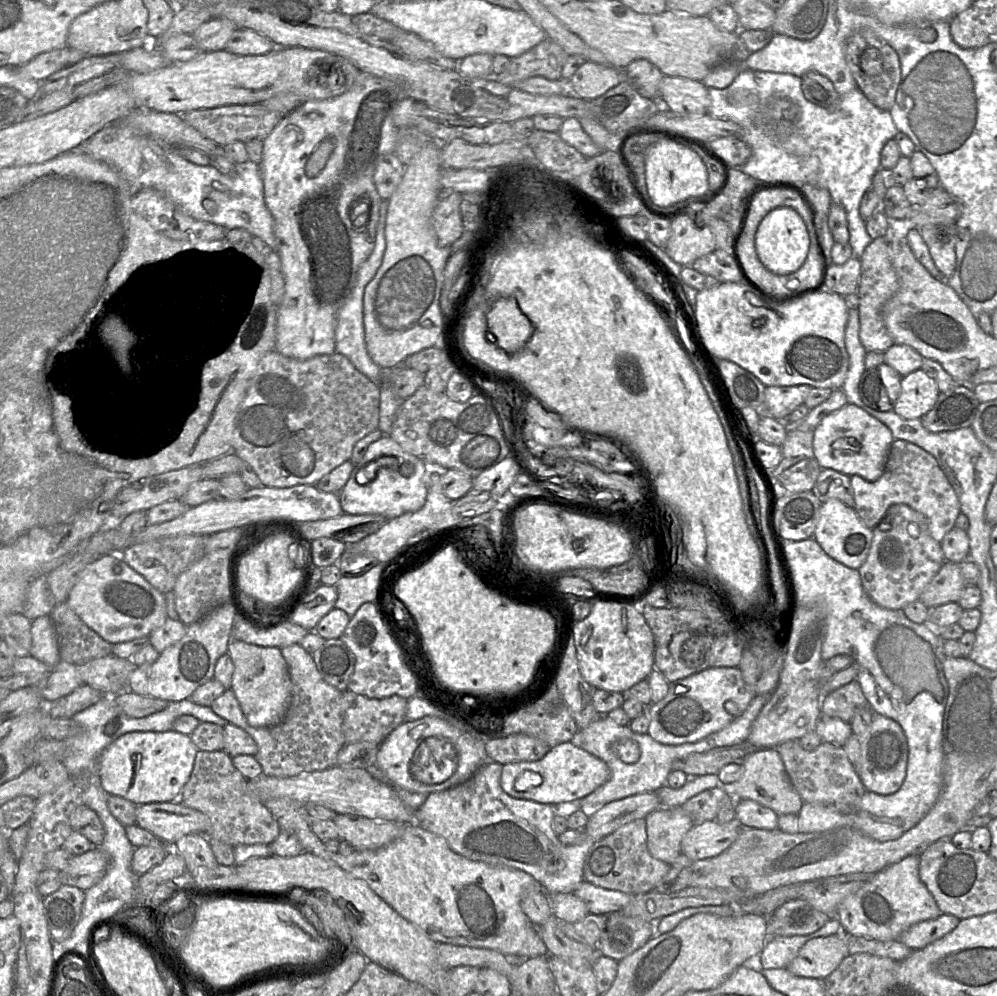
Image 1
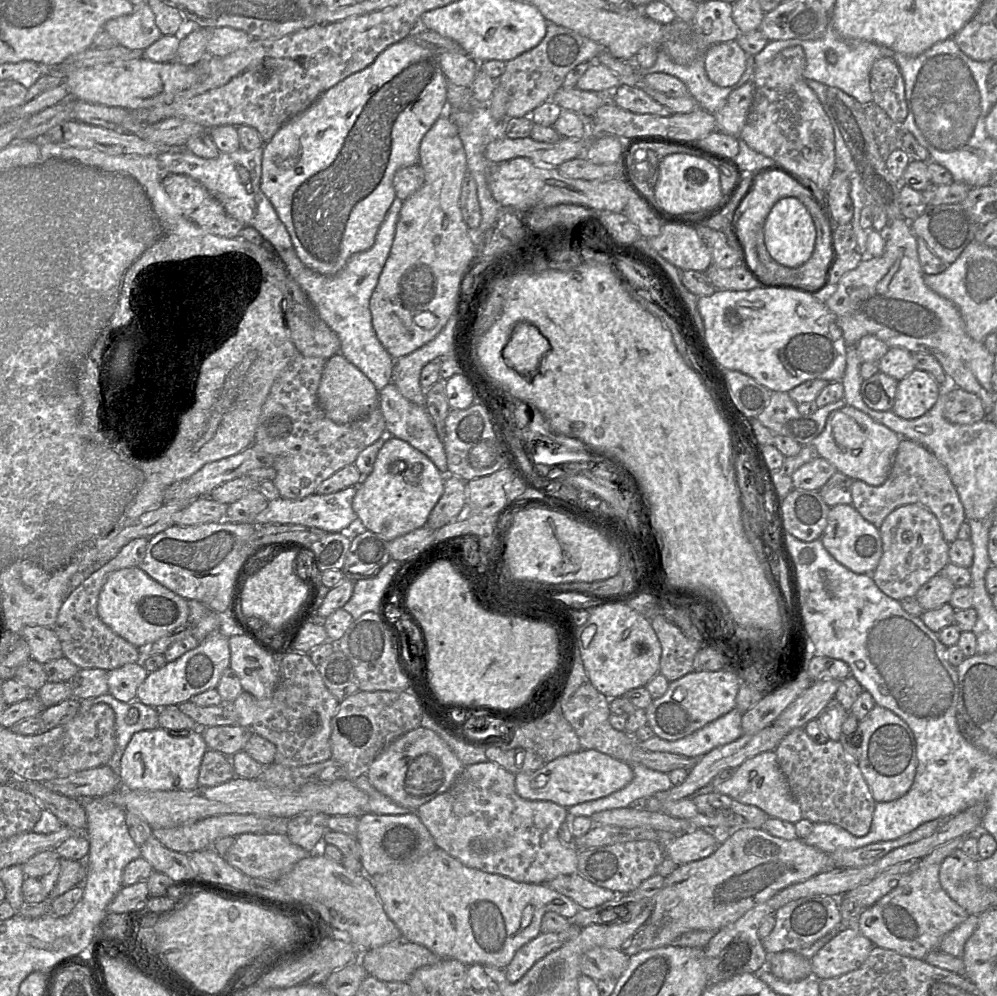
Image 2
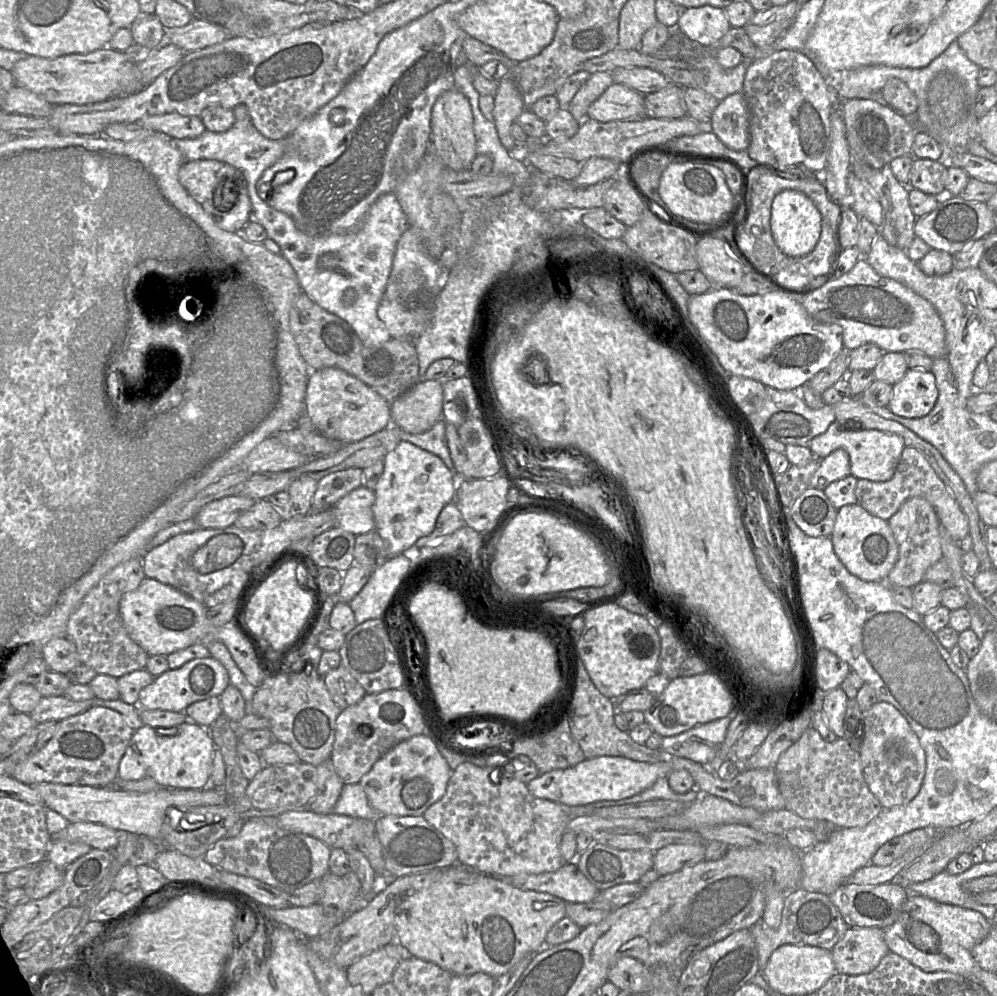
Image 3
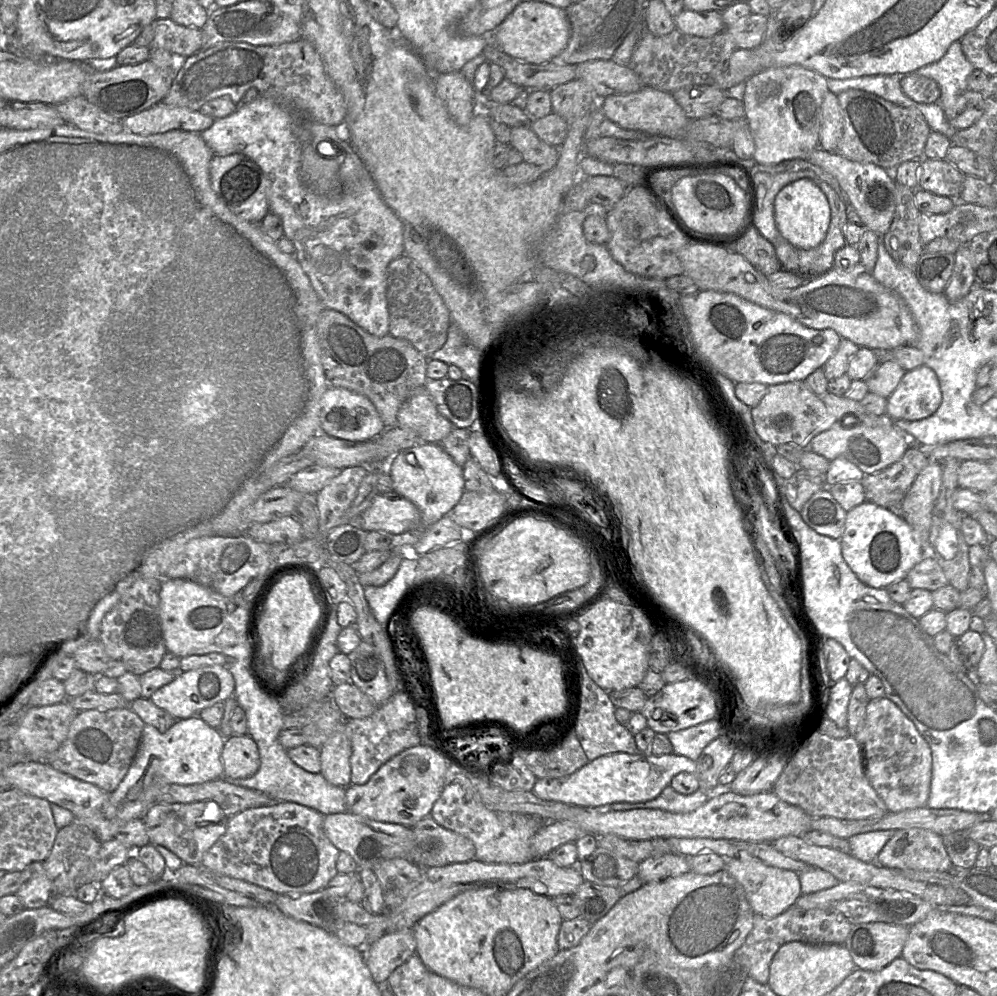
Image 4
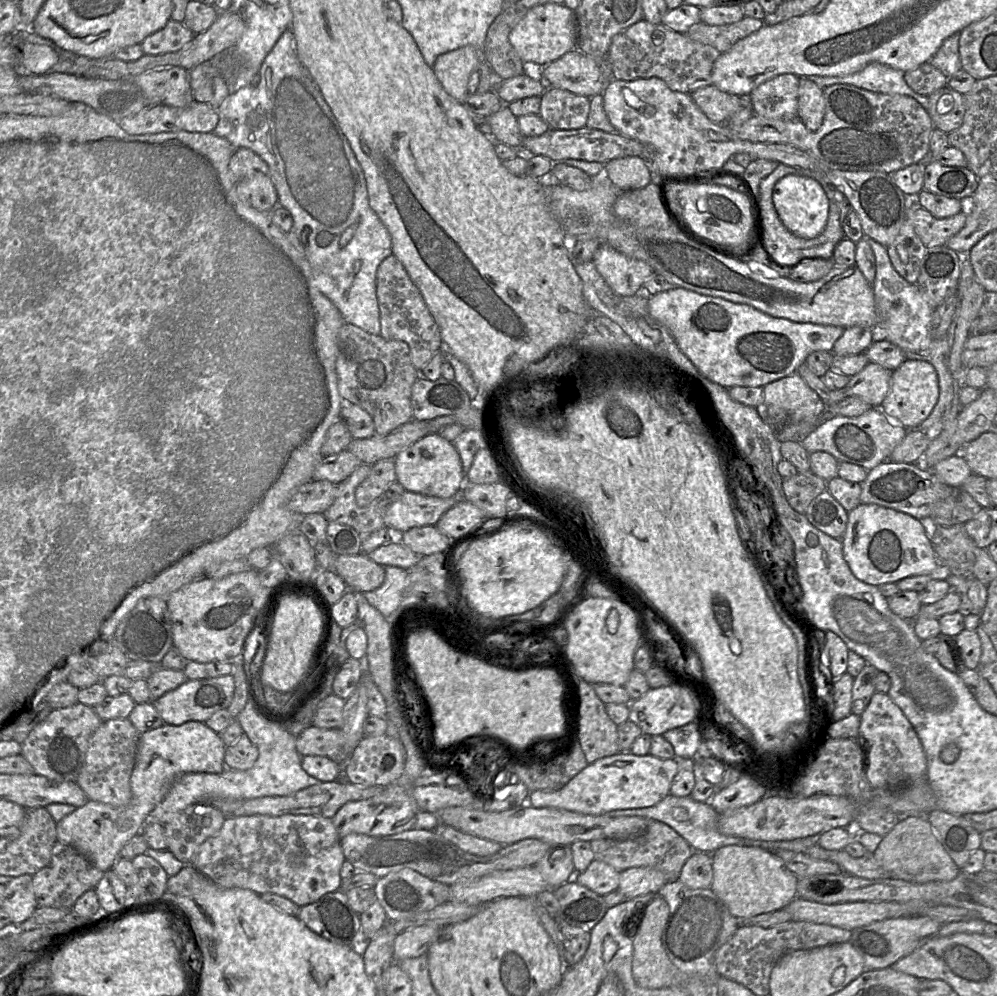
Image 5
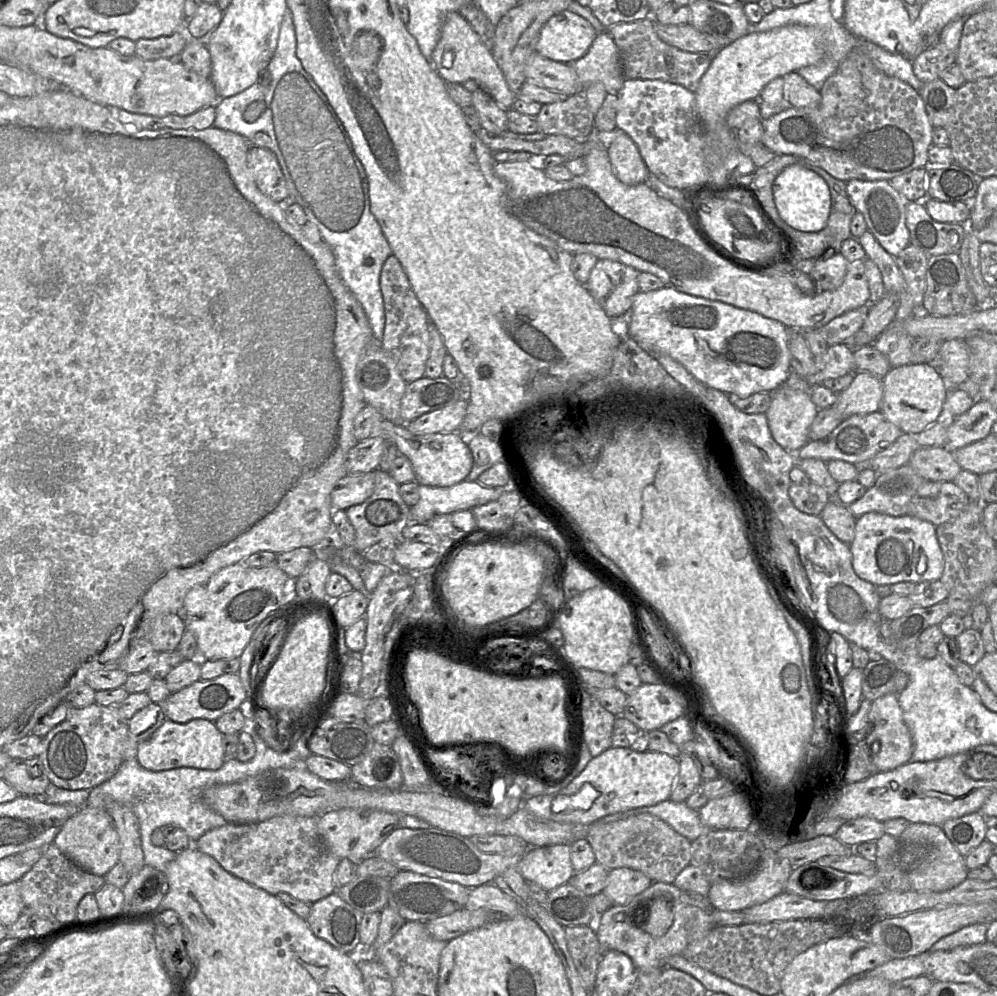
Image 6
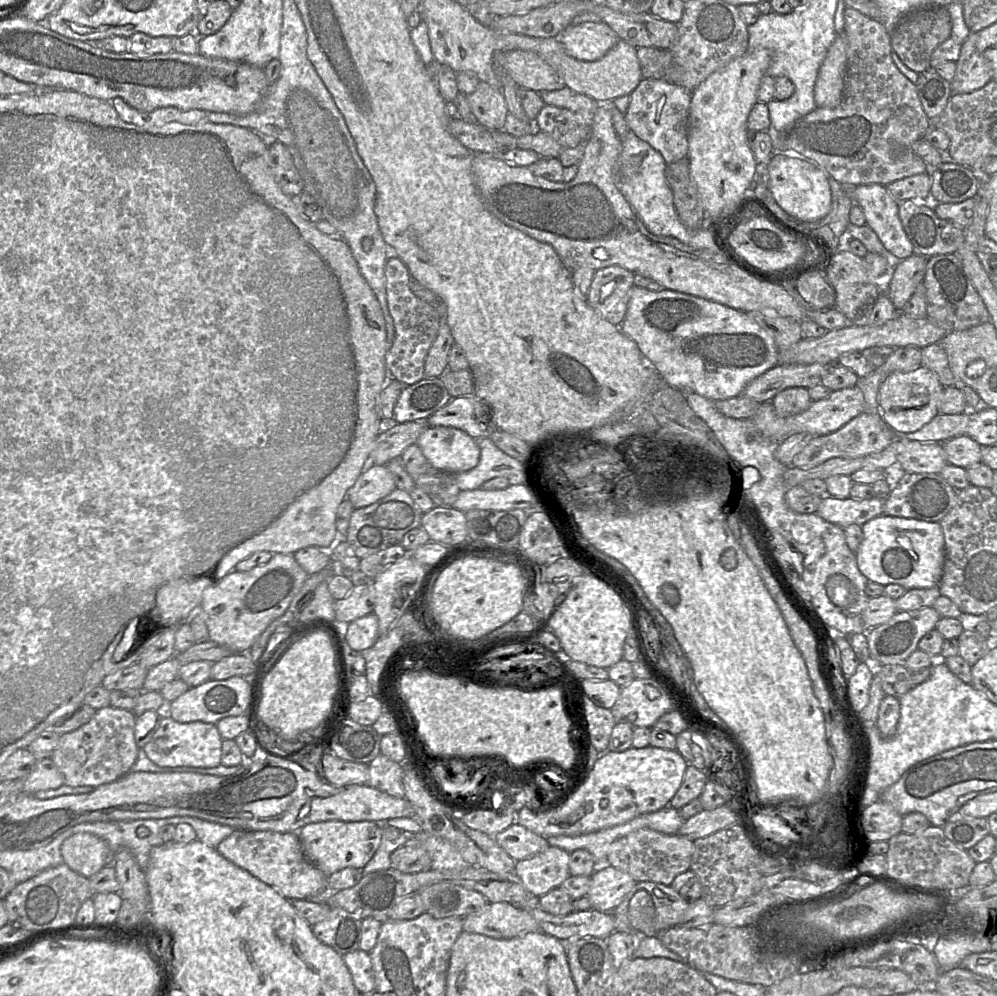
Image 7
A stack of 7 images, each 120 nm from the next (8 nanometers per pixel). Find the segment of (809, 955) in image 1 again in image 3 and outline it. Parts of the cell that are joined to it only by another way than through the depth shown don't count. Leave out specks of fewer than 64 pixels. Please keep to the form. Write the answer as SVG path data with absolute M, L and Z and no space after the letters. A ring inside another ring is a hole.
M879 927L848 928L830 951L836 973L847 975L873 971L890 952Z

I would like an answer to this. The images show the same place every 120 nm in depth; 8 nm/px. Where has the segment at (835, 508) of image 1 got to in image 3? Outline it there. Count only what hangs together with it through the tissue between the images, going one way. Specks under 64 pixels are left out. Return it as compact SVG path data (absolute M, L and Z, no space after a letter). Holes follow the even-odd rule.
M858 503L847 504L837 510L830 538L834 552L851 574L864 581L886 581L898 557L898 545L887 520L871 515Z

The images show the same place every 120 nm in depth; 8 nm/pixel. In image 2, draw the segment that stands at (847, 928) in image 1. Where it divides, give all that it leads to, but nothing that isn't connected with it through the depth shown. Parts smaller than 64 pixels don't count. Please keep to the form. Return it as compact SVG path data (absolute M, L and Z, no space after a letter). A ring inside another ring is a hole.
M955 838L920 859L917 868L903 878L896 888L859 915L857 930L874 946L893 950L911 958L923 960L927 954L938 950L943 937L970 915L948 895L939 880L943 860L960 848L963 838Z

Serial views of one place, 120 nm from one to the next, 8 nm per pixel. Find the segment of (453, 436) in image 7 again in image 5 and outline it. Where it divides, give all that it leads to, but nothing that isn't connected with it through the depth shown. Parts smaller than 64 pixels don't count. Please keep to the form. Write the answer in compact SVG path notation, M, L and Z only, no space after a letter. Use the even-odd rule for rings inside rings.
M429 434L407 447L395 457L397 482L406 491L425 496L449 498L462 492L463 466L454 445L440 434Z

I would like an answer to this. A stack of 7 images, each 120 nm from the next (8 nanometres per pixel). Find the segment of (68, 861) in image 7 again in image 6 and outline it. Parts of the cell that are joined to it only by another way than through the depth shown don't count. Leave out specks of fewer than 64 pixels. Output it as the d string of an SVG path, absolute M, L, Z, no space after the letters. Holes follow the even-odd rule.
M83 806L71 816L55 836L53 843L83 870L105 876L119 862L120 840L107 810Z

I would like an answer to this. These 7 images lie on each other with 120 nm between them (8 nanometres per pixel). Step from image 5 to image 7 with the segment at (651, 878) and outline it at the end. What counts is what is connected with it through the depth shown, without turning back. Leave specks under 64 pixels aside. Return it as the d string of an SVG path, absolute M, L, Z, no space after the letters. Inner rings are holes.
M601 864L590 876L587 897L594 910L611 912L637 882L628 873L608 864Z

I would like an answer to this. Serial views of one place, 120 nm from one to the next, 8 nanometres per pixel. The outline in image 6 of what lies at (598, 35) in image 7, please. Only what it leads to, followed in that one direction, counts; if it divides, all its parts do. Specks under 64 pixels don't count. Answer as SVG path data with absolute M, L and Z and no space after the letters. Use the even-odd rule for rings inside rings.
M564 10L554 14L544 24L535 52L551 60L572 62L587 53L597 35L588 20Z

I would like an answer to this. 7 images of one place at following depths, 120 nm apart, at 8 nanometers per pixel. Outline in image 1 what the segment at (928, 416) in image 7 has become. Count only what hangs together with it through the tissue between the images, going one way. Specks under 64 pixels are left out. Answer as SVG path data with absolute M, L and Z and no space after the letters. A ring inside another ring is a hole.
M920 368L902 377L900 394L894 403L893 410L905 419L921 419L934 407L939 395L940 391L936 382Z

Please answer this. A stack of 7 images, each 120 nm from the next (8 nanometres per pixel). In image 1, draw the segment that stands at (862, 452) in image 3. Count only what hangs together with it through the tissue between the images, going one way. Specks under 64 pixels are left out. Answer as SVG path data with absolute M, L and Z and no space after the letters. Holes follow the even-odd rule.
M847 403L825 416L814 429L814 458L821 468L829 468L848 476L859 475L875 481L885 470L894 440L891 430L862 408Z

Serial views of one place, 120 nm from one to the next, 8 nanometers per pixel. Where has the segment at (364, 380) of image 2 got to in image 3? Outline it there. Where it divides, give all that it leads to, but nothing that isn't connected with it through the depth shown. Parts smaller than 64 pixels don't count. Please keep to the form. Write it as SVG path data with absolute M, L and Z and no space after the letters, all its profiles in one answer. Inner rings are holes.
M338 368L312 371L306 392L306 414L324 436L350 444L390 426L389 403L374 389Z

